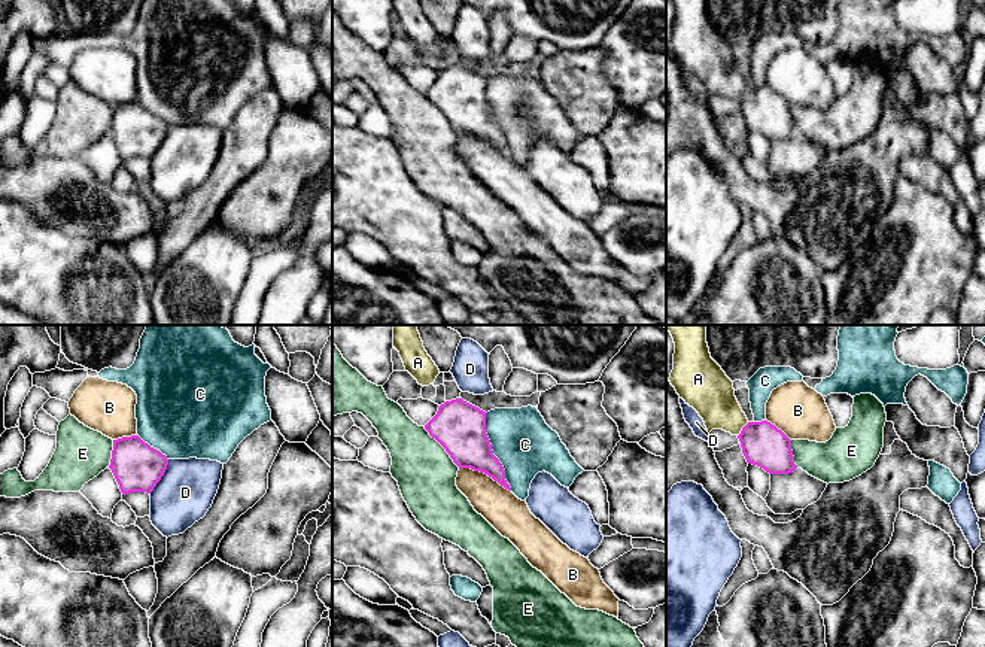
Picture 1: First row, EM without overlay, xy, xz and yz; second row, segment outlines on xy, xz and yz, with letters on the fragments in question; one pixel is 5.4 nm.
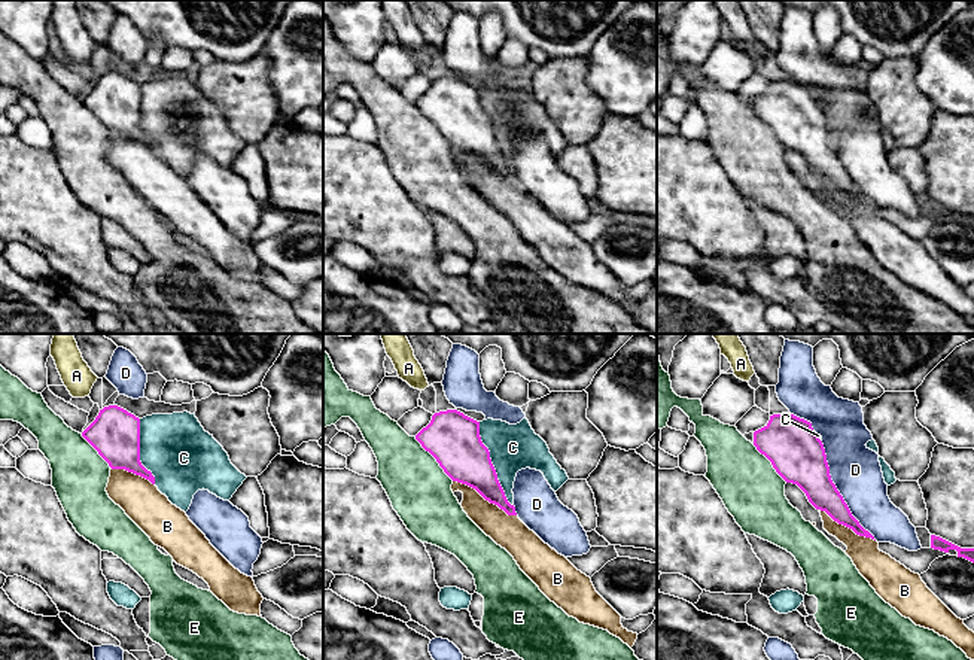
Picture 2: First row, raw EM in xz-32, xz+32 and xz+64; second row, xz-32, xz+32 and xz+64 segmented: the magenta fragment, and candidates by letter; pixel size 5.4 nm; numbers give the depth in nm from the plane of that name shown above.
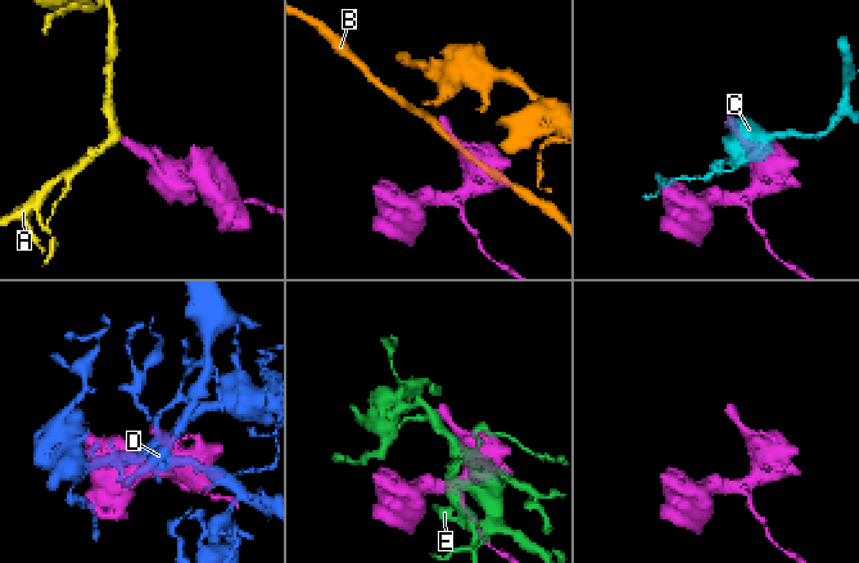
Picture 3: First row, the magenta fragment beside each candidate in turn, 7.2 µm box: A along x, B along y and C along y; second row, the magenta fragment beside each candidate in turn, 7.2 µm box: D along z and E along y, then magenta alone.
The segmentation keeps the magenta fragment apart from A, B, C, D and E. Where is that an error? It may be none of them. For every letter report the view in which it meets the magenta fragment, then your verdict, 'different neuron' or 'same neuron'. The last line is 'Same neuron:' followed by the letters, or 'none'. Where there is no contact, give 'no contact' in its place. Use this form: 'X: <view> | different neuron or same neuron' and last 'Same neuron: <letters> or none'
A: yz | same neuron
B: xz | different neuron
C: xz | different neuron
D: xy | different neuron
E: xz | different neuron
Same neuron: A

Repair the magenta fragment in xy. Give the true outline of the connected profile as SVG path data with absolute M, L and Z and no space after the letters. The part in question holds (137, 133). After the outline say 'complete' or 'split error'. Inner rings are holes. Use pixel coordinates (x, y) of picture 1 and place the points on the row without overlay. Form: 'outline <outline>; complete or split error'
outline M139 101L113 106L109 134L122 161L131 158L151 160L164 142L167 131L167 122L151 113Z; complete

